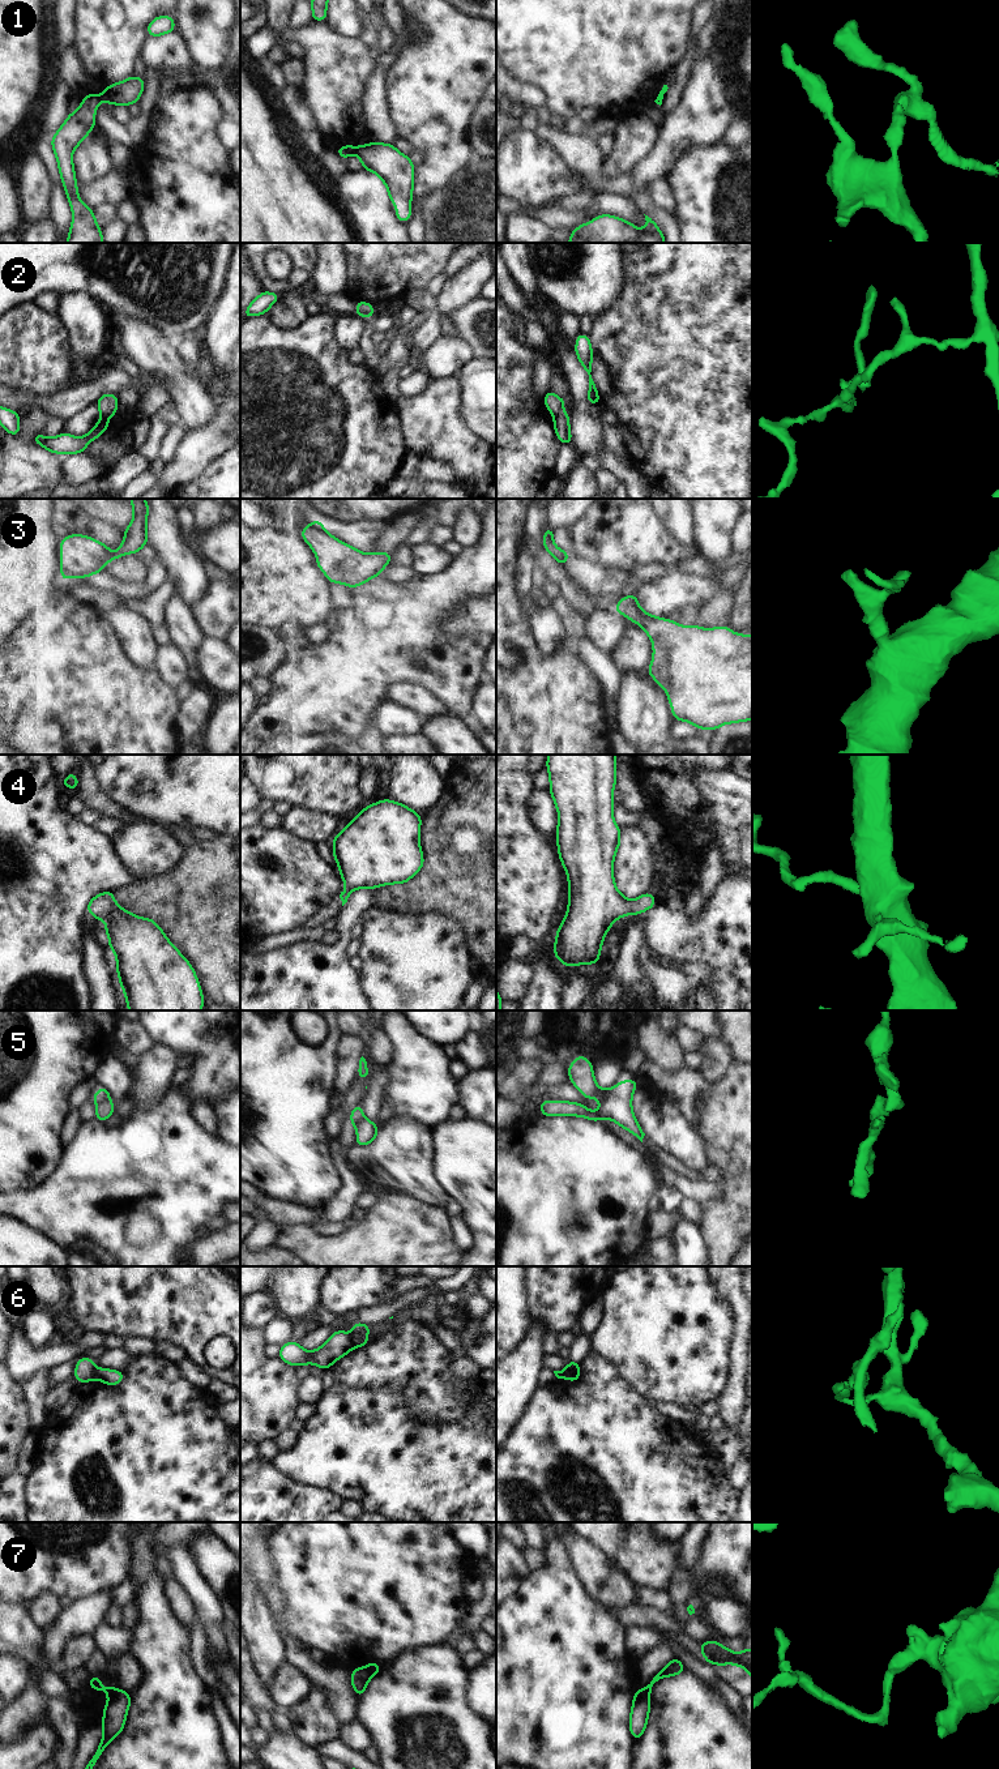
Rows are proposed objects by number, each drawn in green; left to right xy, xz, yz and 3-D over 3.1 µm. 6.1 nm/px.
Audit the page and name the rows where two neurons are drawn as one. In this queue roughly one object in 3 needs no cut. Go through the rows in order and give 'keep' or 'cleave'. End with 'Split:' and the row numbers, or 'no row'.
1: cleave
2: cleave
3: keep
4: keep
5: cleave
6: cleave
7: cleave
Split: 1, 2, 5, 6, 7

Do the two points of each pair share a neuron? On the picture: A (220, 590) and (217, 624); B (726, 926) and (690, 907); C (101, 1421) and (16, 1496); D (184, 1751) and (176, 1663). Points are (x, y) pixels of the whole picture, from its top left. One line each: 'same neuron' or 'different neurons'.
A: same neuron
B: different neurons
C: different neurons
D: same neuron

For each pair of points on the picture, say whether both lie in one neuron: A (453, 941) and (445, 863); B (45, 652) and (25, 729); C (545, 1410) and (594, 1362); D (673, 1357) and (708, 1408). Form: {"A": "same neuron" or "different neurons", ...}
{"A": "different neurons", "B": "same neuron", "C": "same neuron", "D": "different neurons"}

